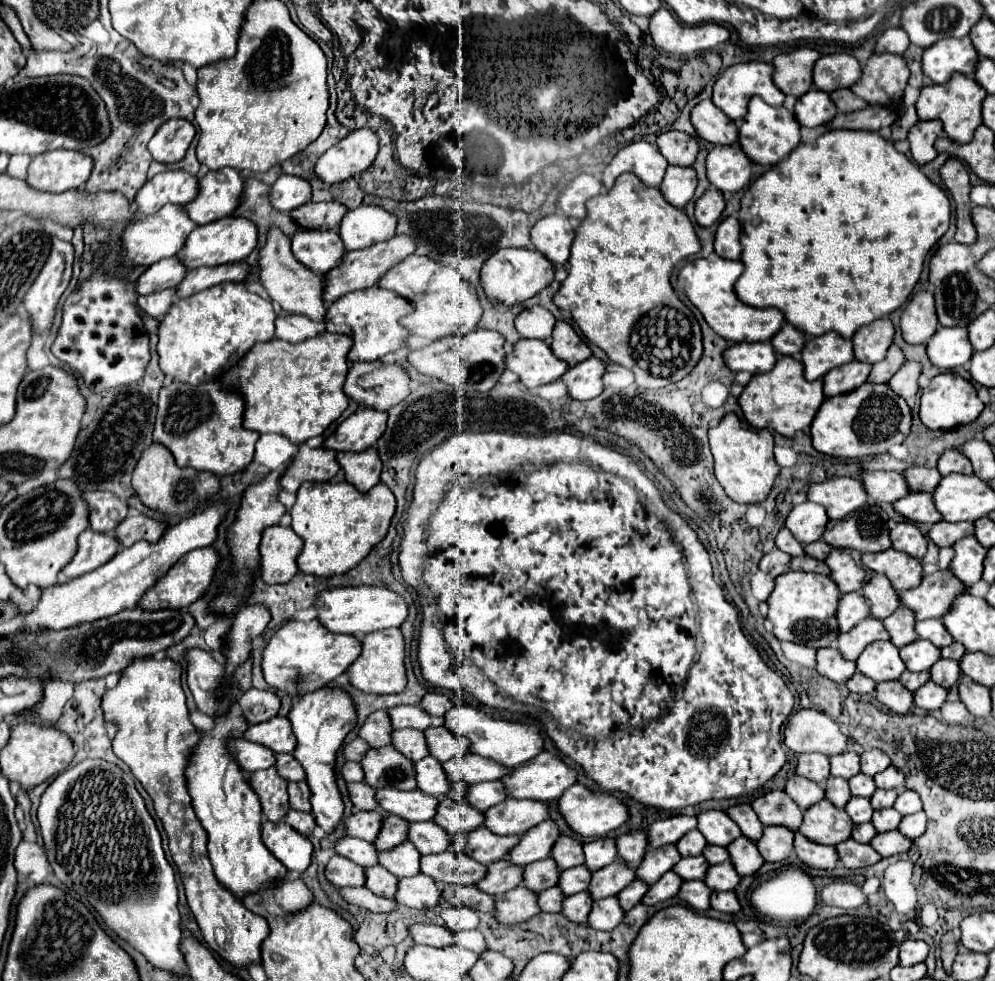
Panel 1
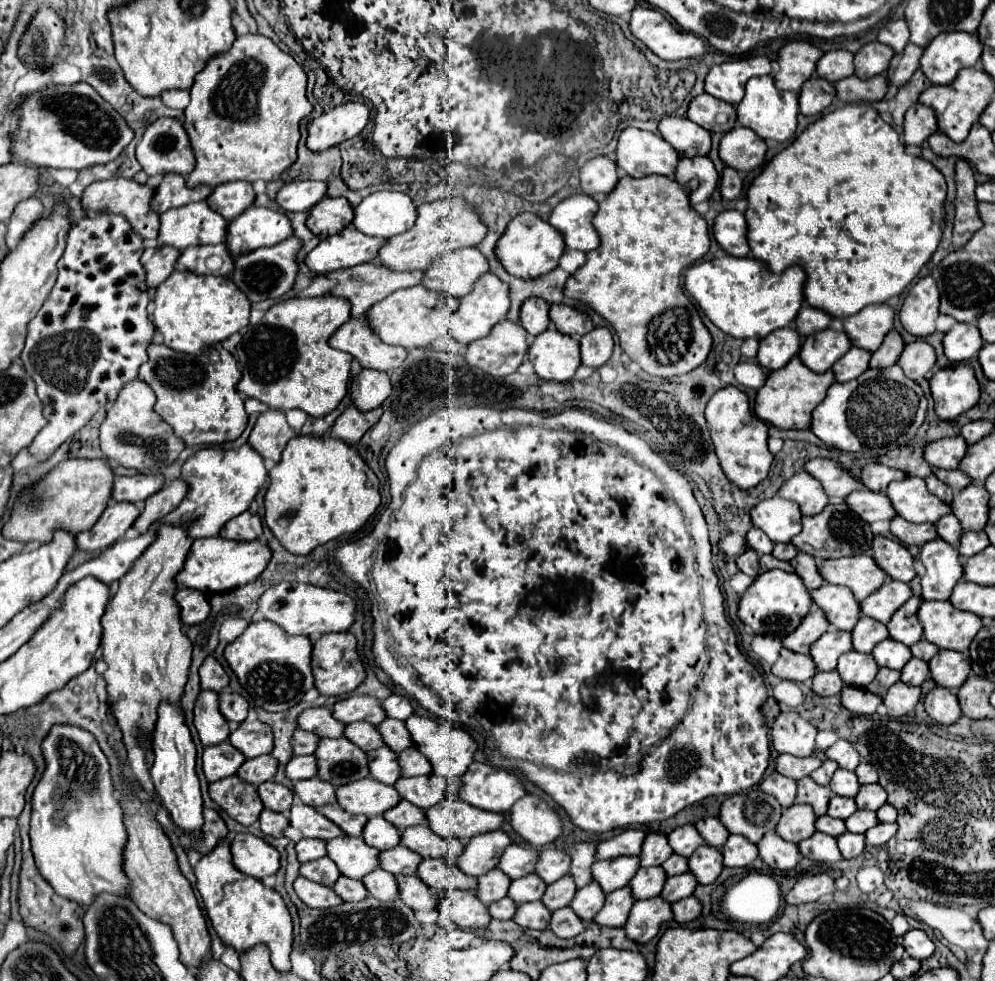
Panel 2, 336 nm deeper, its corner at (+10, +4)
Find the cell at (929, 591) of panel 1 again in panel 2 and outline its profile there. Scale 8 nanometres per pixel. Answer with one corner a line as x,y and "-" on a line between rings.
888,580
880,590
862,600
860,608
864,616
870,616
882,624
888,624
892,614
912,596
912,588
906,582

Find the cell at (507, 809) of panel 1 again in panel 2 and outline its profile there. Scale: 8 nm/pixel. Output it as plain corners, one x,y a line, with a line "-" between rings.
446,796
440,804
426,810
428,826
440,836
456,836
460,840
470,840
478,834
498,830
504,824
504,816
498,812
488,812
474,808
472,804

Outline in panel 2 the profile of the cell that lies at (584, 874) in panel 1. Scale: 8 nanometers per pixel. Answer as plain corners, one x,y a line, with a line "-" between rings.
532,874
532,876
524,876
520,880
512,880
508,896
512,900
516,900
516,904
524,904
524,902
534,902
534,900
542,900
544,892
546,892
544,880
540,880
540,876

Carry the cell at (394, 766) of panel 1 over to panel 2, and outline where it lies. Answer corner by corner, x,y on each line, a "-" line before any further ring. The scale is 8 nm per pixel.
322,738
320,750
316,750
318,758
318,776
330,782
334,788
368,778
368,754
346,738

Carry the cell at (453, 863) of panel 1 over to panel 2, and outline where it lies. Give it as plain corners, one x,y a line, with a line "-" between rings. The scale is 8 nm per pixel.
396,846
392,850
384,850
380,854
380,868
392,872
392,874
414,875
418,872
422,856
404,848
404,846

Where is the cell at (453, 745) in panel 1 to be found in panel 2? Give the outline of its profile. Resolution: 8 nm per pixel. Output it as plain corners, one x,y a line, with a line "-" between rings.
386,718
384,724
380,724
378,728
380,728
380,734
384,736
386,746
392,748
394,752
402,752
402,750
412,746
410,732
408,732
408,728
406,728
406,724
402,720

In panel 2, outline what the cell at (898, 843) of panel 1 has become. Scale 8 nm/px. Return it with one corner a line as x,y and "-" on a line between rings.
844,832
838,838
838,848
842,852
844,858
858,858
864,852
864,834
852,834
852,832

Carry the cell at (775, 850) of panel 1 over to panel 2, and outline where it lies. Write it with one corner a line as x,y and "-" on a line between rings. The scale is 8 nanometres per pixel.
732,834
728,842
722,846
724,866
750,866
758,858
758,846
740,834

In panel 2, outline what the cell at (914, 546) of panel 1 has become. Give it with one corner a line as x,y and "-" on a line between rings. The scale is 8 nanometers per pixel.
876,536
874,544
872,544
872,550
874,550
876,564
892,580
910,582
916,576
914,558
908,552
908,548
904,544
900,544
898,540
892,540
892,538
886,538
886,536

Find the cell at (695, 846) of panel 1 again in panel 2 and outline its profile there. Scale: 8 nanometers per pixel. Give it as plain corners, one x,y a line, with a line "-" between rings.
648,834
642,844
640,864
642,866
660,866
660,864
664,864
664,860
668,860
670,854
672,854
672,848
664,834

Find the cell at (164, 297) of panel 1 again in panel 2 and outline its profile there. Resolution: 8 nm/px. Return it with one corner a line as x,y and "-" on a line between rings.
172,246
146,248
142,254
142,266
146,268
146,286
148,288
160,286
174,272
174,264
178,256
180,250

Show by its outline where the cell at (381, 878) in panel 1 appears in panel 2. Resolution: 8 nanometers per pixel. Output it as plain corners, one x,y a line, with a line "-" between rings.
340,876
334,884
334,892
342,896
344,902
360,902
364,900
364,896
368,896
362,880
354,880
348,876

